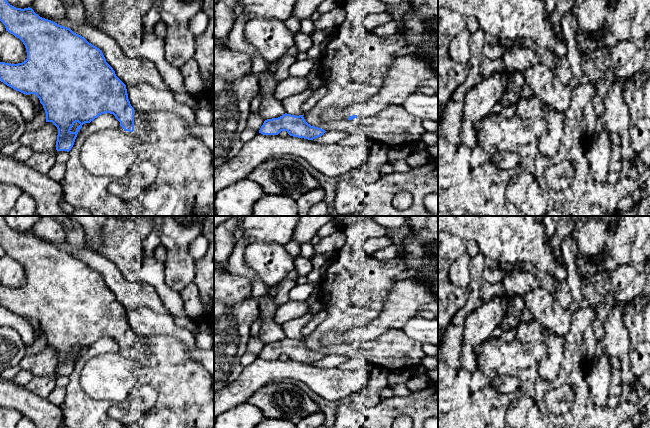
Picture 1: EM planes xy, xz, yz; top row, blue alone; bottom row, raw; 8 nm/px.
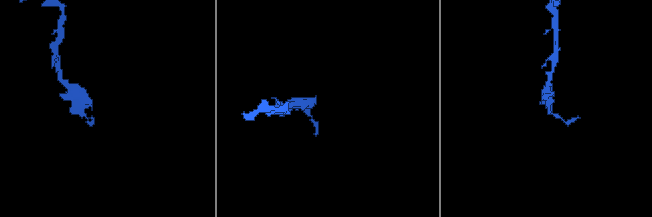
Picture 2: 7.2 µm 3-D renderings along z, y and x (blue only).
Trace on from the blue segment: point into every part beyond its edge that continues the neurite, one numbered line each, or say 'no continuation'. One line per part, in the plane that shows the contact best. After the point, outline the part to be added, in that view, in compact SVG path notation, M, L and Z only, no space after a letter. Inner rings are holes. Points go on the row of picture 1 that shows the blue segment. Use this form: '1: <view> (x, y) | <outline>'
1: xy (109, 153) | M134 111L134 131L125 131L121 126L117 130L98 131L85 140L80 151L80 162L93 175L121 178L137 162L138 142L146 136L151 125L146 115Z

